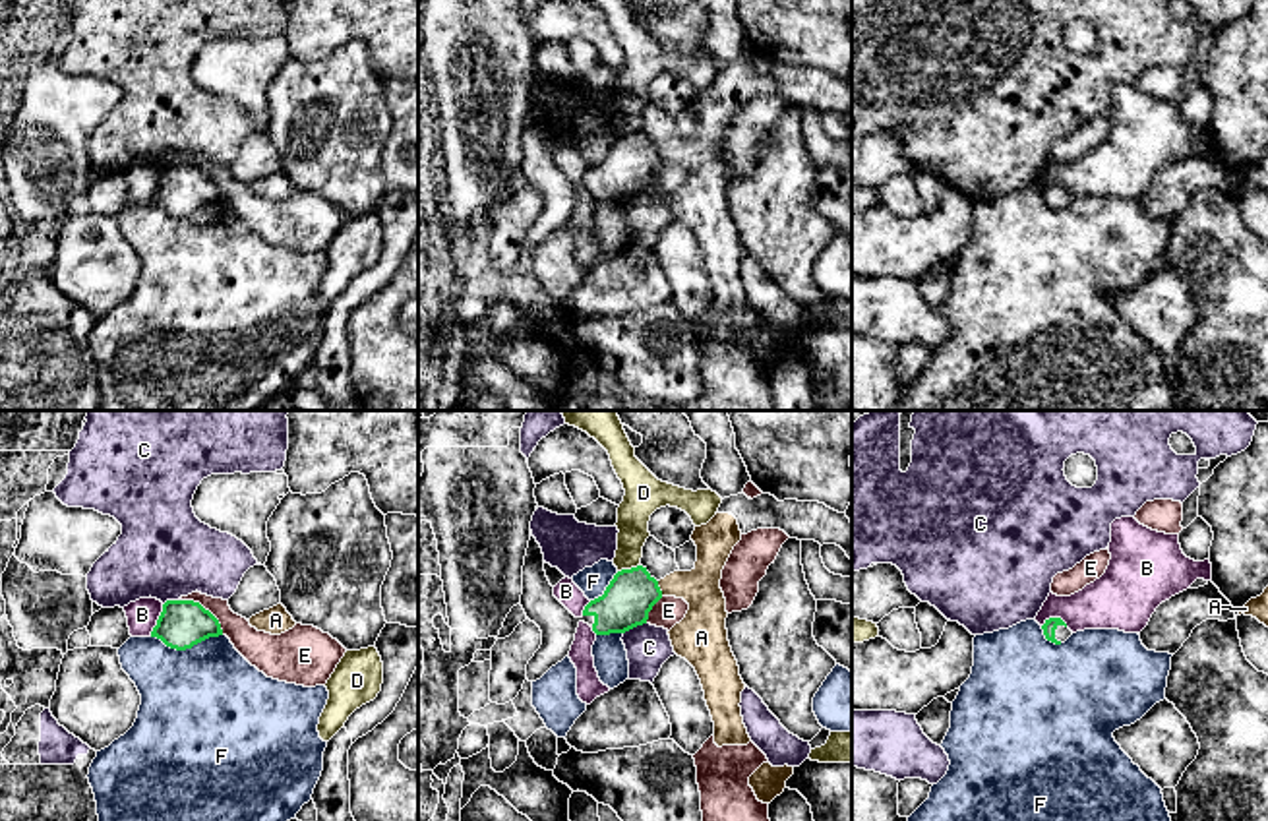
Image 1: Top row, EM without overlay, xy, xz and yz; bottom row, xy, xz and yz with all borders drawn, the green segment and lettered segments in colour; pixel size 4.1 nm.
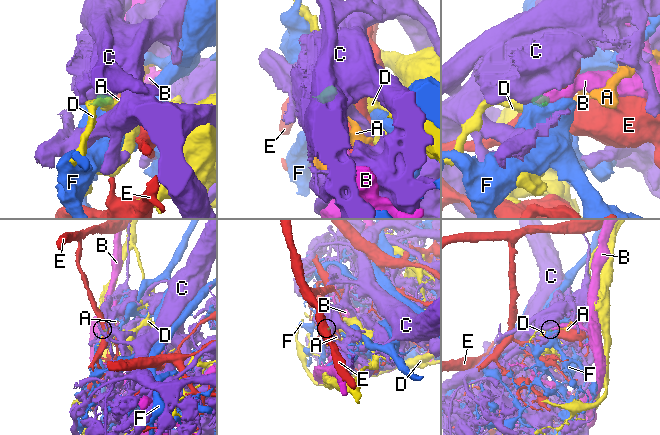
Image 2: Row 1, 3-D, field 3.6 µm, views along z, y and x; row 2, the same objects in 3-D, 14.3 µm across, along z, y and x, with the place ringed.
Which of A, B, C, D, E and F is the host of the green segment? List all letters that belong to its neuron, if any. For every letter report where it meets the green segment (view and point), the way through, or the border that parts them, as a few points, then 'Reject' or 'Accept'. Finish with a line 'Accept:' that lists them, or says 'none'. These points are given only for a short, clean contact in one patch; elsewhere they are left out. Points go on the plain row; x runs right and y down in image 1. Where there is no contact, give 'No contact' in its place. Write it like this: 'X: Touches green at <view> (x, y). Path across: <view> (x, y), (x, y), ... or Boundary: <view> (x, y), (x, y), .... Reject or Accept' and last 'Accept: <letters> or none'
A: Touches green at xz (659, 155). Boundary: xz (657, 148), (663, 161). Reject
B: Touches green at xy (157, 186). Boundary: xy (163, 171), (157, 190), (150, 200). Reject
C: Touches green at xz (634, 192). Boundary: xz (645, 188), (624, 200). Reject
D: Touches green at xz (628, 136). Boundary: xz (639, 130), (618, 138). Reject
E: Touches green at xy (208, 177). Boundary: xy (182, 165), (200, 169), (217, 186), (223, 200). Reject
F: Touches green at xy (184, 215). Boundary: xy (221, 200), (184, 215), (171, 215), (150, 202). Reject
Accept: none

